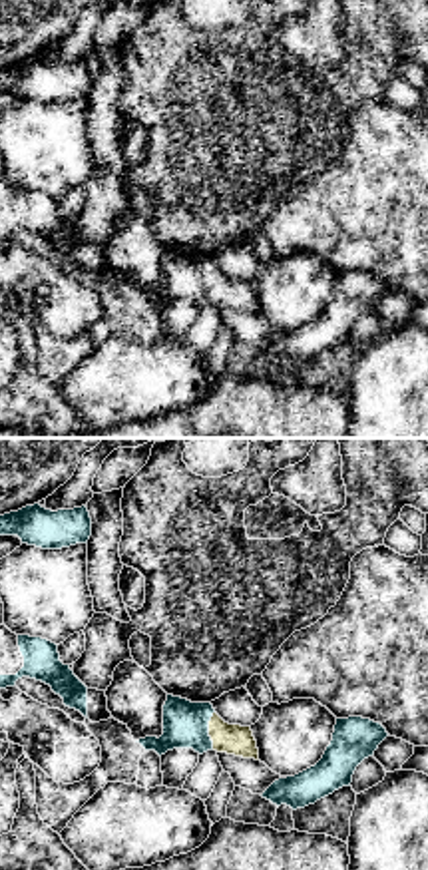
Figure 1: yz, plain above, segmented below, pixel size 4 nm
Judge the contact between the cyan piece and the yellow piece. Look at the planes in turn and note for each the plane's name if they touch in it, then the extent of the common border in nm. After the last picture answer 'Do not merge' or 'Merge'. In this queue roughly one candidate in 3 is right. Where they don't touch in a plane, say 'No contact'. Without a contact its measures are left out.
Touches cyan in yz. Shared border 160 nm

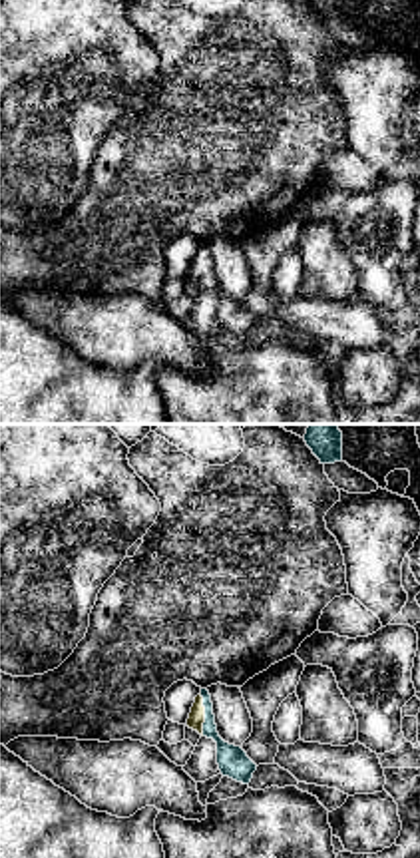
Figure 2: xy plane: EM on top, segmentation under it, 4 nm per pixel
Touches cyan in xy. Shared border 180 nm

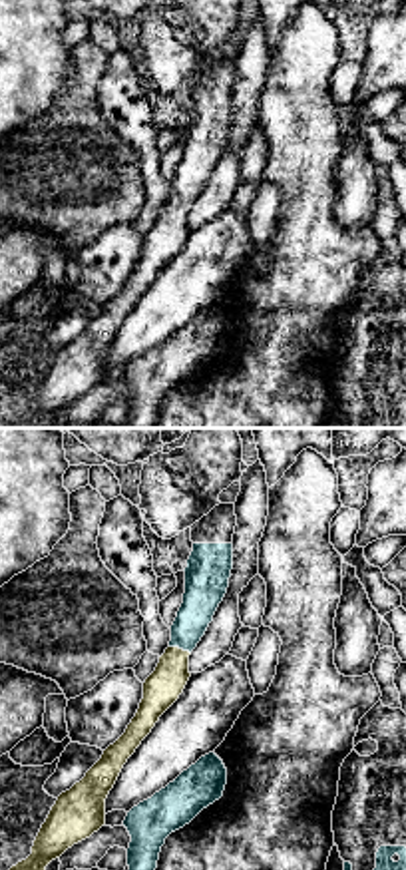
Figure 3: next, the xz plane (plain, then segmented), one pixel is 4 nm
Touches cyan in xz. Shared border 90 nm

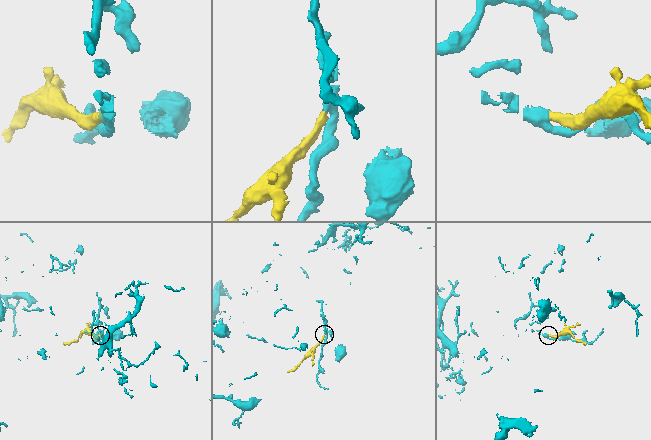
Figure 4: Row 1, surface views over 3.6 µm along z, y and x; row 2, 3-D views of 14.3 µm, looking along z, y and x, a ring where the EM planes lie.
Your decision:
Merge

